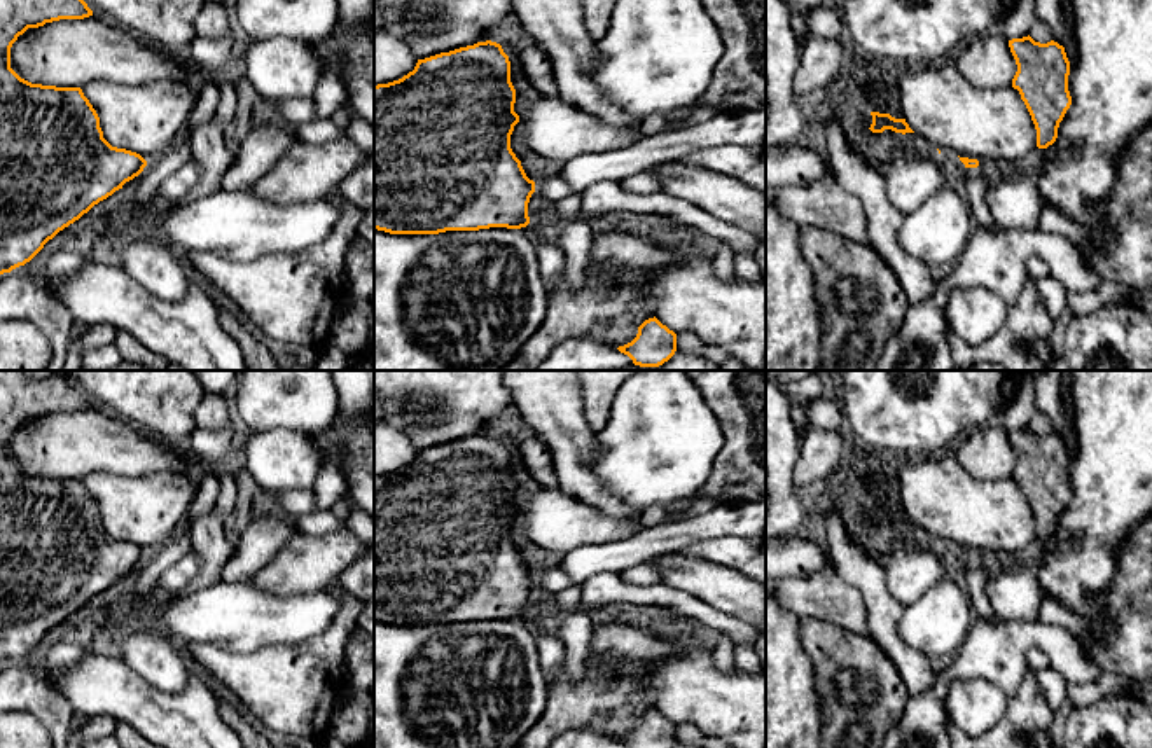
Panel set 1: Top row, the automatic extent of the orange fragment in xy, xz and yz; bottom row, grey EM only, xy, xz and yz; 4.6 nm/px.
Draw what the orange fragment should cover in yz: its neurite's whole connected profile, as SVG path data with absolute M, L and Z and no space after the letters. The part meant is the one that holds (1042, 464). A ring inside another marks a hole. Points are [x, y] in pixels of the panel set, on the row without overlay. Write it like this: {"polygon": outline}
{"polygon": "M1030 426L1009 432L1017 463L1012 479L1019 482L1037 521L1037 538L1047 540L1072 496L1068 482L1070 453L1065 439L1051 432L1035 433Z"}

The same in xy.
{"polygon": "M0 371L0 666L30 654L59 622L138 568L147 552L112 538L80 479L31 475L10 460L10 439L28 419L93 407L87 395L54 371L37 381L23 371Z"}

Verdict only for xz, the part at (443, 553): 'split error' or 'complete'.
complete

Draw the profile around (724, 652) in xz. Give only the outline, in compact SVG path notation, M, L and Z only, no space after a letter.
M718 633L713 661L725 673L738 669L734 662L734 643L729 634Z

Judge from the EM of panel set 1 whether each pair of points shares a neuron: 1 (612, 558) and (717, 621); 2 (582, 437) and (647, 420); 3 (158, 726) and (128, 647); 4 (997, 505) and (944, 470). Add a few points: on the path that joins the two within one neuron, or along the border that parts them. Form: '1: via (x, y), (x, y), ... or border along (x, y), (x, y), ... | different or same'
1: border along (619, 574), (593, 574), (579, 584) | different
2: border along (595, 434), (593, 472), (596, 476) | different
3: border along (114, 651), (154, 687), (179, 692) | different
4: via (985, 505), (979, 505), (957, 483) | same

